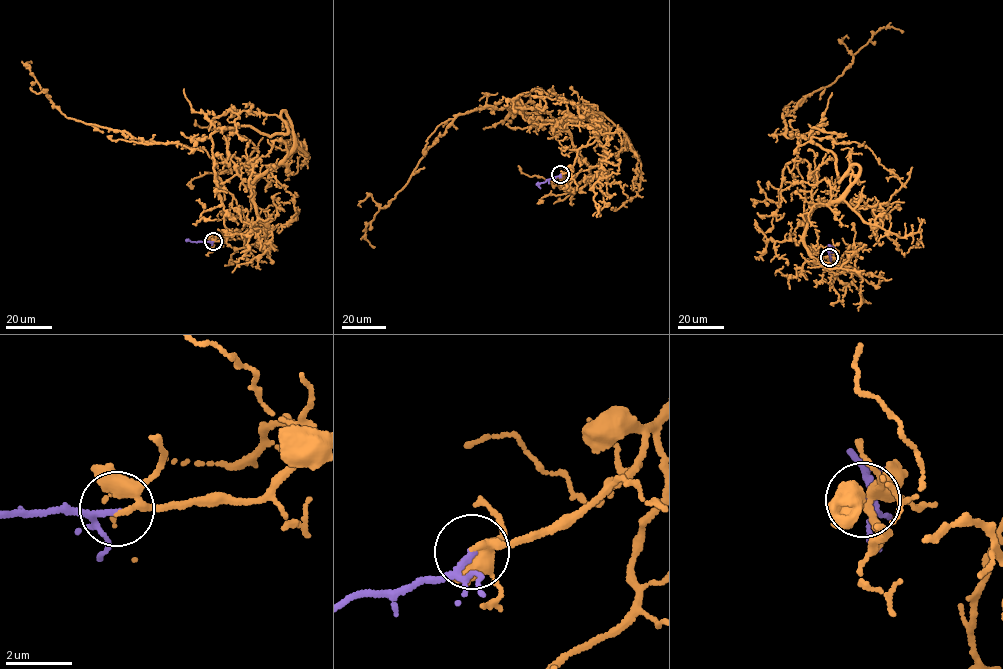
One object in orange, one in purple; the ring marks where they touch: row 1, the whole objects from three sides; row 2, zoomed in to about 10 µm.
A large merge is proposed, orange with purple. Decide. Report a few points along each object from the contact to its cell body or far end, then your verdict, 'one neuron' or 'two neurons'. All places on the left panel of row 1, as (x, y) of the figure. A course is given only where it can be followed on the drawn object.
course orange (213, 241), (268, 226), (240, 219), (211, 138), (149, 143), (68, 118), (31, 62); course purple (213, 241), (188, 239); one neuron

